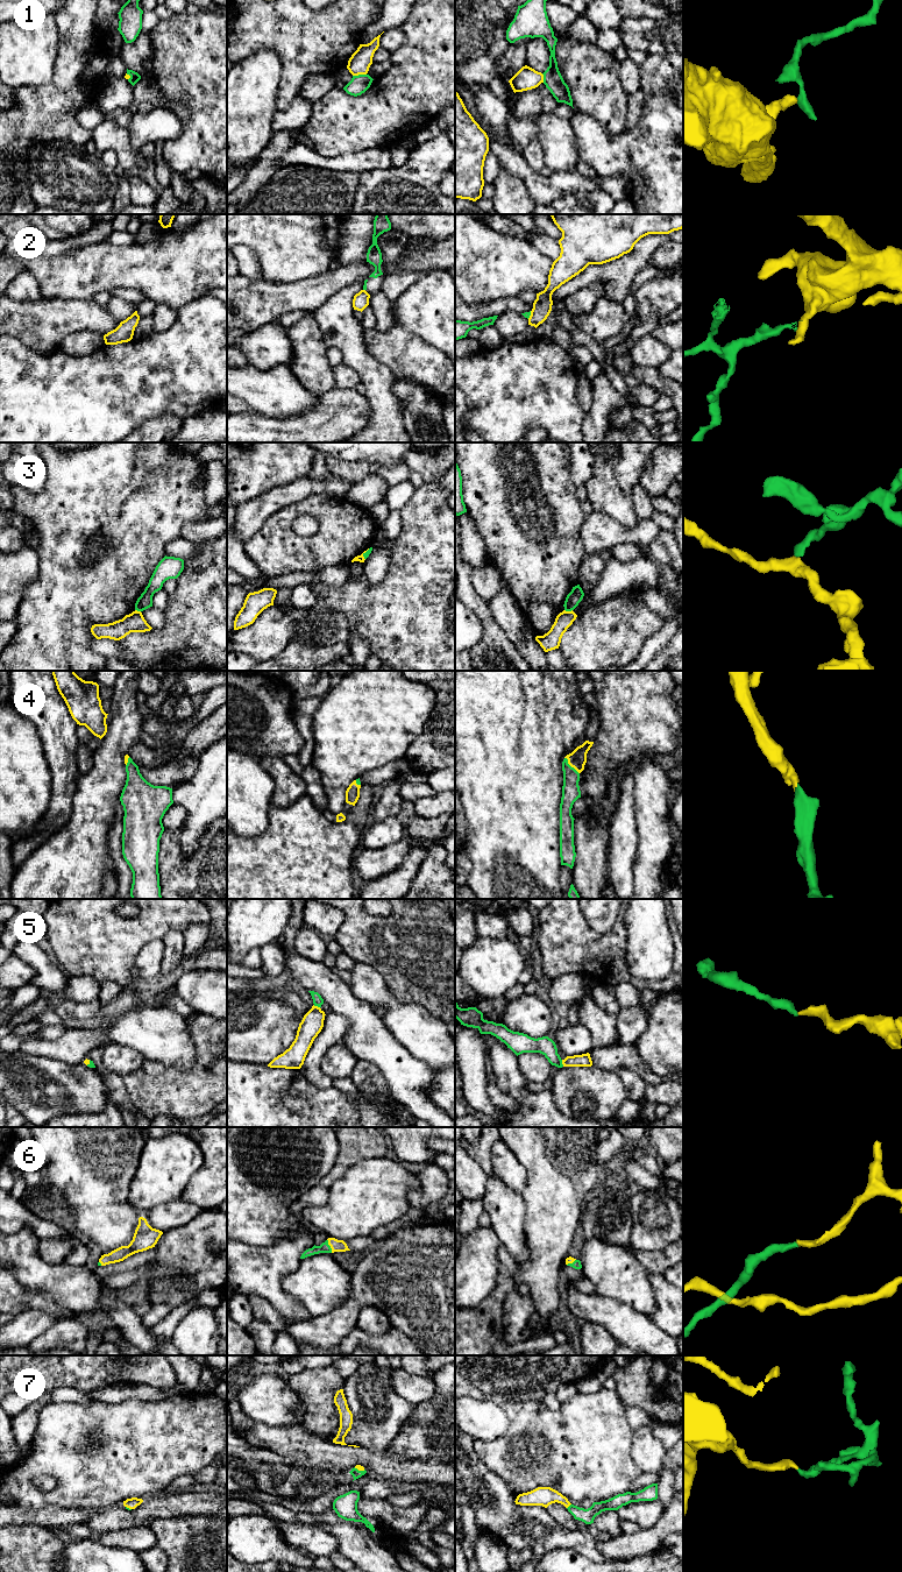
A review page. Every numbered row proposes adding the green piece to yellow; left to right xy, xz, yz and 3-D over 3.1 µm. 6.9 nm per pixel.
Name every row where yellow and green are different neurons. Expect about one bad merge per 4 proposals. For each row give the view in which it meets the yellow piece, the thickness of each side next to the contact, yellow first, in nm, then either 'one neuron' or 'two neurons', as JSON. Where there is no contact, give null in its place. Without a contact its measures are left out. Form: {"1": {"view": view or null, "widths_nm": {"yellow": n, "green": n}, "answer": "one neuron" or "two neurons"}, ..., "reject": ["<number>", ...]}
{"1": {"view": "xz", "widths_nm": {"yellow": 150, "green": 130}, "answer": "two neurons"}, "2": {"view": "yz", "widths_nm": {"yellow": 130, "green": 50}, "answer": "two neurons"}, "3": {"view": "yz", "widths_nm": {"yellow": 130, "green": 100}, "answer": "two neurons"}, "4": {"view": "yz", "widths_nm": {"yellow": 120, "green": 130}, "answer": "one neuron"}, "5": {"view": "yz", "widths_nm": {"yellow": 90, "green": 120}, "answer": "one neuron"}, "6": {"view": "xz", "widths_nm": {"yellow": 80, "green": 70}, "answer": "one neuron"}, "7": {"view": "yz", "widths_nm": {"yellow": 130, "green": 100}, "answer": "one neuron"}, "reject": ["1", "2", "3"]}

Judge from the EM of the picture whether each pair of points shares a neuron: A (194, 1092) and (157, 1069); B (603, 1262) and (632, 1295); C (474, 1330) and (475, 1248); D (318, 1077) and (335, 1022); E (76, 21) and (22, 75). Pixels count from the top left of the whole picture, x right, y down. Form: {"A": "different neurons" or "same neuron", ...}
{"A": "different neurons", "B": "same neuron", "C": "different neurons", "D": "same neuron", "E": "different neurons"}

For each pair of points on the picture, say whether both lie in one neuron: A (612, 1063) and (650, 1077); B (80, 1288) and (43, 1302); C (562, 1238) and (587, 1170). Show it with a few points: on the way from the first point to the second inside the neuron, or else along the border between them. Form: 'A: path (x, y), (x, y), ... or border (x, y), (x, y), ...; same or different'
A: path (622, 1061), (633, 1061), (640, 1068); same
B: border (26, 1288), (45, 1291), (75, 1314); different
C: path (562, 1222), (562, 1195), (570, 1187); same

